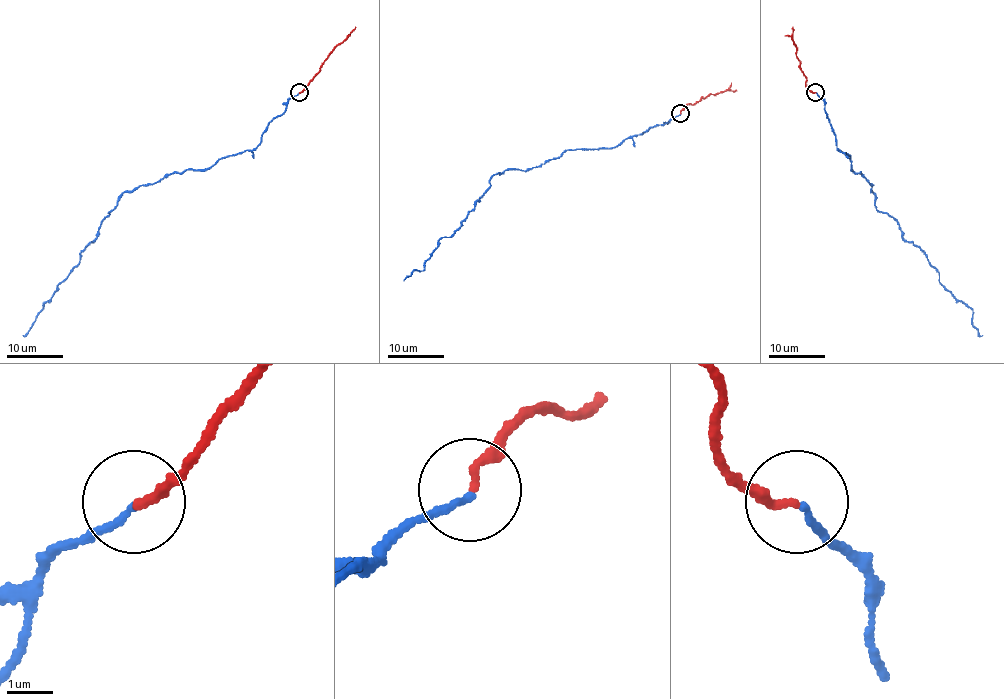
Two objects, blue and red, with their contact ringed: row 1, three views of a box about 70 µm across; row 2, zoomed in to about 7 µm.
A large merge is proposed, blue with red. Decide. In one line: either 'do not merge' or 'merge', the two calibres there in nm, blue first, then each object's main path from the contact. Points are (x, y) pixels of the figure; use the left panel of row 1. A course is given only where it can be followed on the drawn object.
merge; calibres 140 and 170 nm; course blue (299, 92), (269, 123), (255, 148), (220, 158), (209, 168), (167, 173), (126, 190), (23, 336); course red (299, 92), (327, 55), (355, 27)

